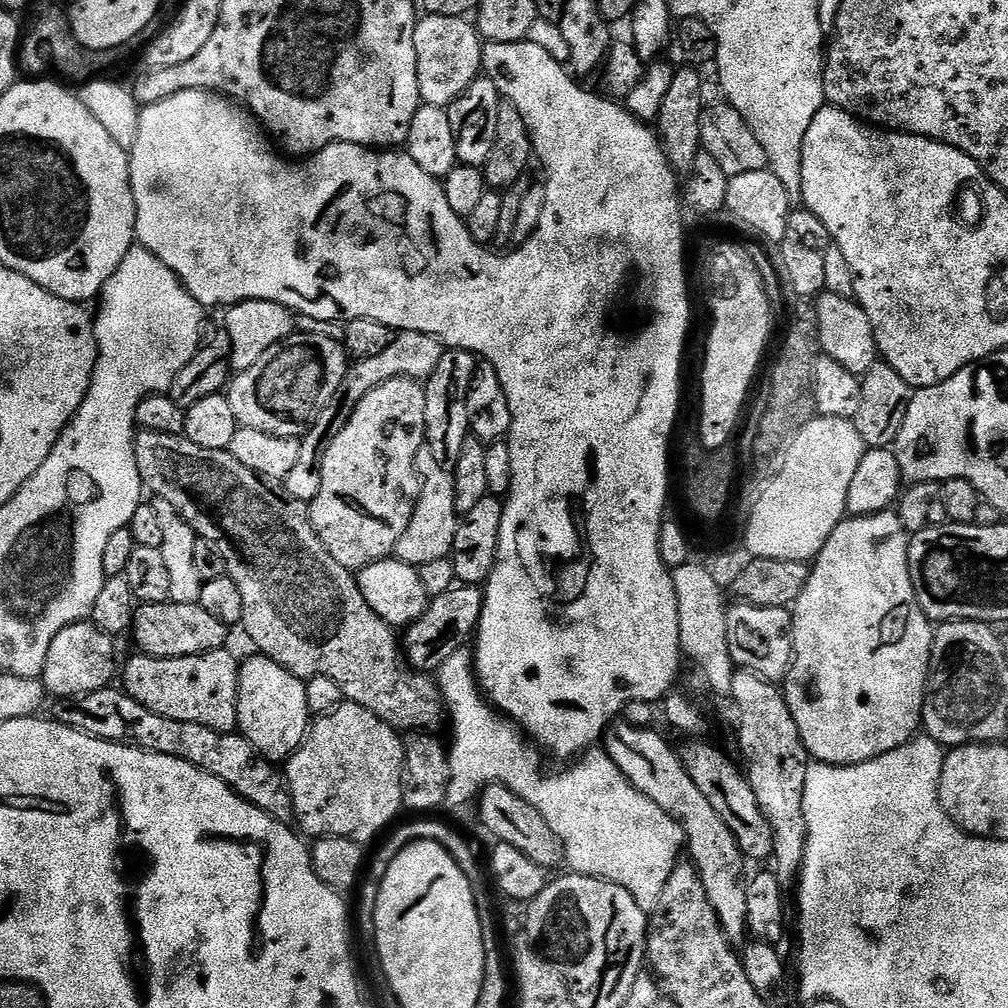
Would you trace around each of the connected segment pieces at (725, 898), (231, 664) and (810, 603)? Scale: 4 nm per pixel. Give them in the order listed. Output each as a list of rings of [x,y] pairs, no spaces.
[[[617,722],[604,734],[602,741],[603,751],[622,770],[622,774],[633,786],[654,806],[662,806],[674,822],[684,832],[686,852],[691,863],[696,865],[696,872],[702,878],[702,884],[706,886],[706,892],[710,894],[711,905],[720,918],[720,925],[724,927],[724,933],[733,942],[739,942],[744,932],[749,931],[748,907],[746,906],[746,894],[750,872],[744,869],[746,857],[738,846],[738,838],[718,818],[714,806],[706,799],[702,790],[694,786],[694,778],[686,770],[681,753],[672,749],[672,744],[664,736],[659,736],[652,728],[636,728],[627,722]]]
[[[217,650],[207,652],[204,656],[183,656],[182,658],[135,655],[130,657],[125,664],[123,661],[124,684],[122,683],[122,688],[130,698],[134,698],[142,706],[146,706],[146,710],[150,710],[162,718],[174,718],[178,722],[194,722],[198,726],[206,726],[215,732],[235,733],[237,731],[236,703],[240,689],[241,661],[235,660],[228,650]]]
[[[892,510],[879,512],[873,516],[852,516],[841,520],[840,525],[830,534],[826,546],[811,565],[808,581],[802,594],[796,599],[796,603],[791,605],[792,669],[788,671],[788,675],[782,681],[782,691],[790,706],[790,714],[794,714],[794,722],[798,722],[798,734],[802,734],[802,742],[813,761],[822,764],[837,764],[838,766],[870,762],[874,758],[902,746],[921,731],[924,694],[928,691],[928,671],[932,669],[934,624],[922,610],[916,597],[914,582],[910,578],[909,539],[909,532],[902,526],[899,515]]]

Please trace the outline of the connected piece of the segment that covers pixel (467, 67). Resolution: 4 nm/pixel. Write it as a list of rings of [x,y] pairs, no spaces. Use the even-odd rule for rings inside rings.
[[[424,14],[416,21],[414,54],[418,66],[418,90],[423,103],[447,109],[481,75],[484,44],[475,27],[462,16]]]

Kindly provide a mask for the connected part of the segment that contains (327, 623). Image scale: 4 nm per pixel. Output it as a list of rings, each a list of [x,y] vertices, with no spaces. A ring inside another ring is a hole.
[[[137,431],[136,461],[143,487],[147,491],[149,488],[155,499],[170,502],[170,506],[174,506],[174,510],[178,510],[178,514],[182,514],[182,518],[195,530],[199,539],[214,542],[214,547],[222,553],[222,558],[226,561],[227,576],[242,593],[242,614],[244,615],[242,628],[248,631],[249,638],[256,643],[255,651],[259,655],[268,656],[274,662],[278,662],[278,666],[290,670],[290,674],[294,674],[305,682],[319,676],[334,678],[334,682],[338,682],[338,686],[342,686],[342,694],[347,703],[357,704],[370,710],[370,714],[382,718],[382,722],[386,722],[397,730],[405,730],[404,728],[408,728],[407,730],[436,730],[443,720],[445,723],[444,695],[440,692],[439,683],[431,675],[408,667],[402,655],[402,644],[398,639],[397,629],[393,628],[391,624],[387,624],[382,618],[378,618],[378,614],[374,614],[374,610],[370,610],[370,602],[366,602],[366,598],[362,598],[362,590],[358,590],[353,569],[342,566],[342,562],[334,562],[330,550],[326,550],[326,546],[320,540],[320,535],[314,530],[310,508],[305,501],[295,500],[293,496],[285,494],[264,477],[254,474],[254,470],[246,470],[246,466],[242,466],[242,462],[238,462],[238,458],[231,456],[228,451],[206,450],[202,446],[194,446],[194,442],[190,442],[188,437],[183,434],[175,436],[174,434]]]

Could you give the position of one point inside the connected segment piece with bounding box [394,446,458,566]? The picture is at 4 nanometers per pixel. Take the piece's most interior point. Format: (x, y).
(430, 536)

